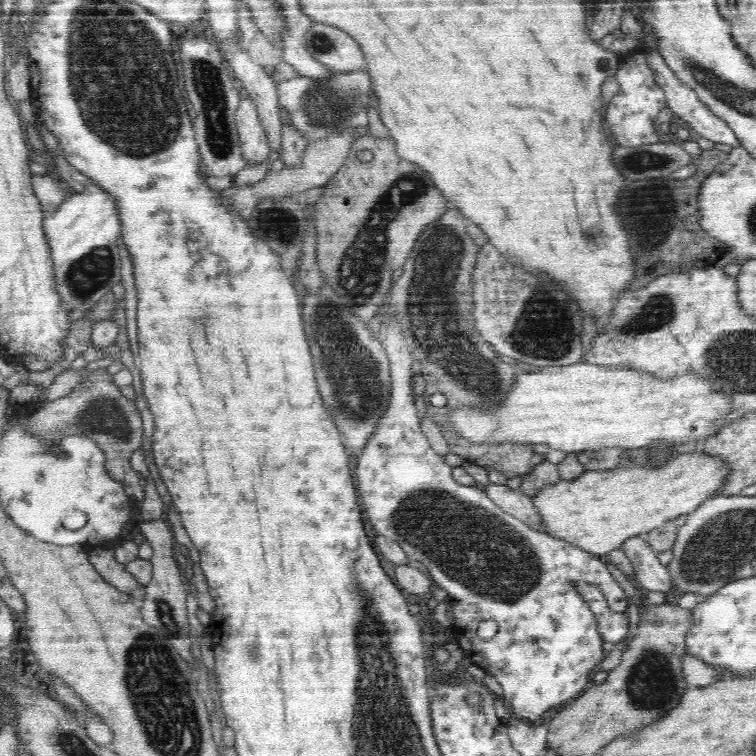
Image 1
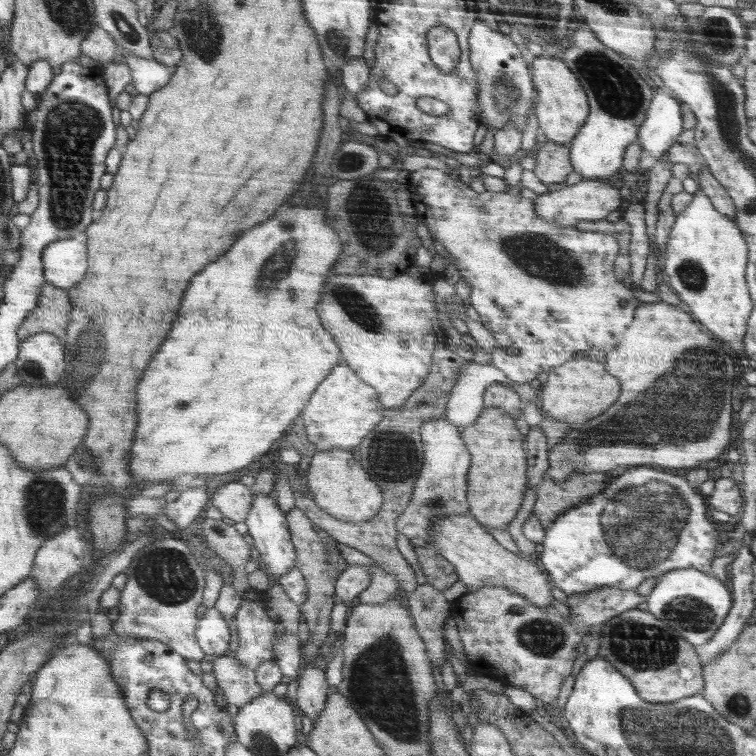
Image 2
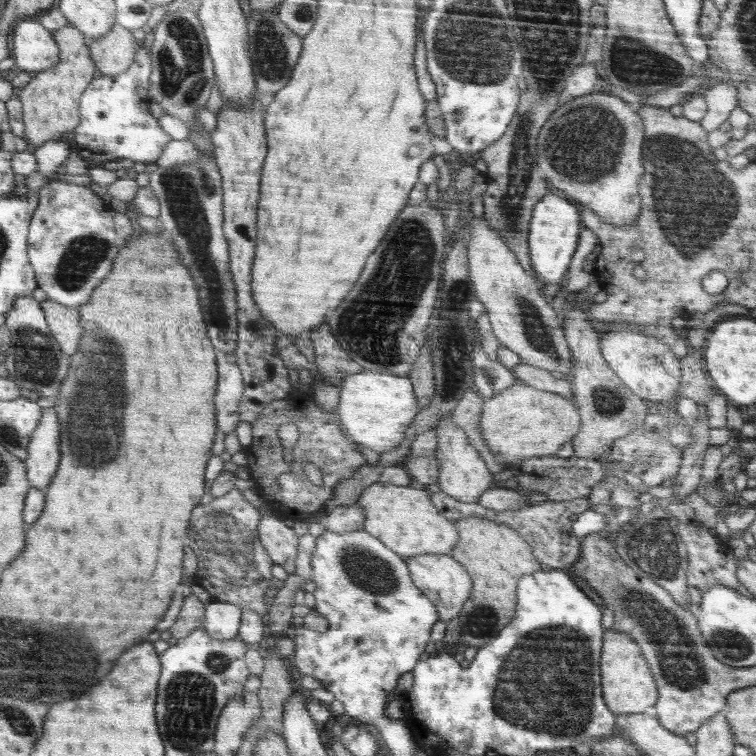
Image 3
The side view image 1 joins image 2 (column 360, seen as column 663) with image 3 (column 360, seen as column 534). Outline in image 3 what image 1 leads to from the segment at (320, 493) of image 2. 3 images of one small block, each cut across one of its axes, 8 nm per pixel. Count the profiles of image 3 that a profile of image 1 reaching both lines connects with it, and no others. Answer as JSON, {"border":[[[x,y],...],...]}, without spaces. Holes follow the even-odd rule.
{"border":[[[376,481],[365,488],[356,501],[366,510],[363,530],[375,535],[404,558],[421,554],[450,554],[450,550],[459,542],[455,520],[440,513],[430,493],[418,485],[405,487]]]}

